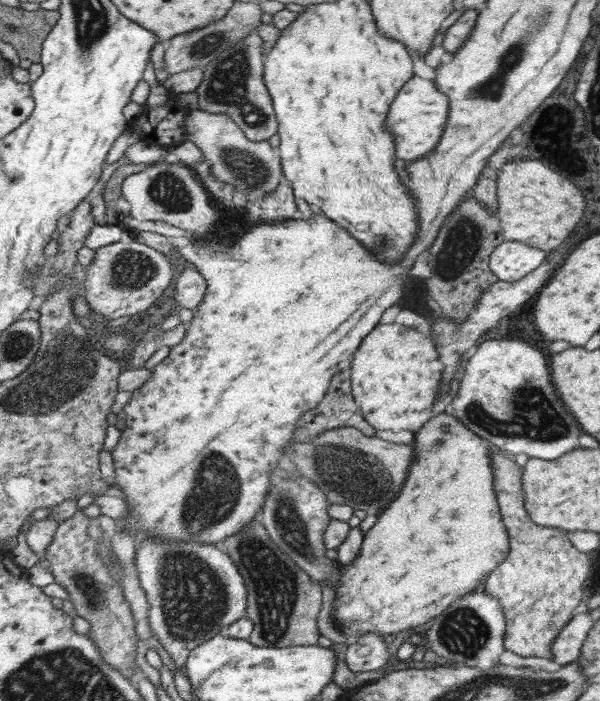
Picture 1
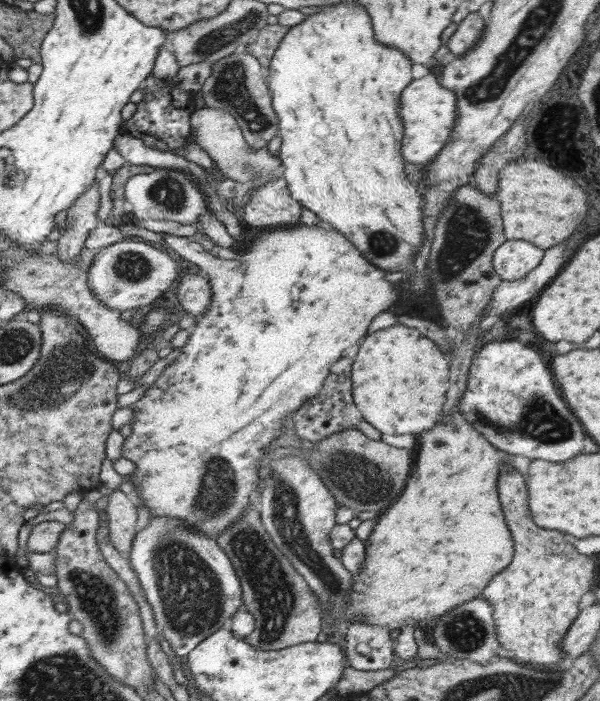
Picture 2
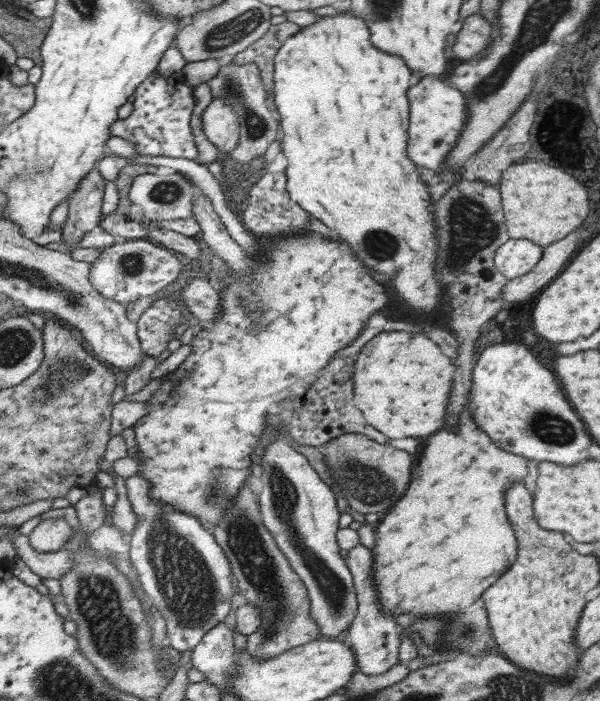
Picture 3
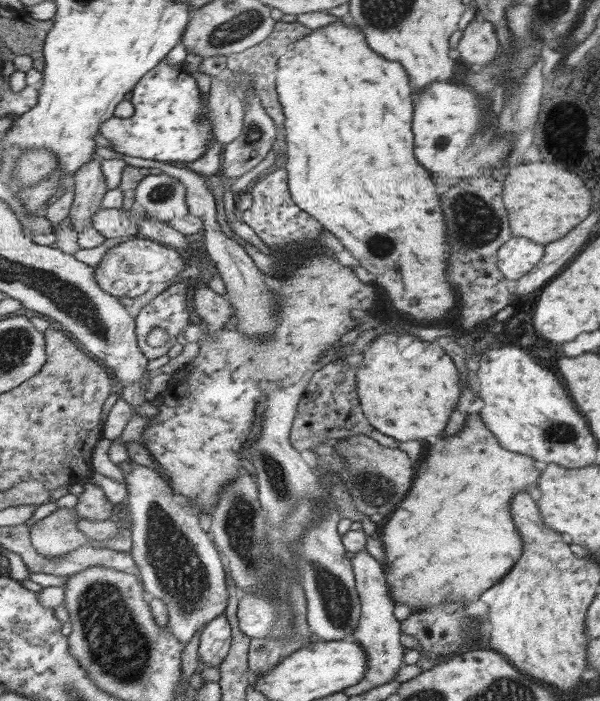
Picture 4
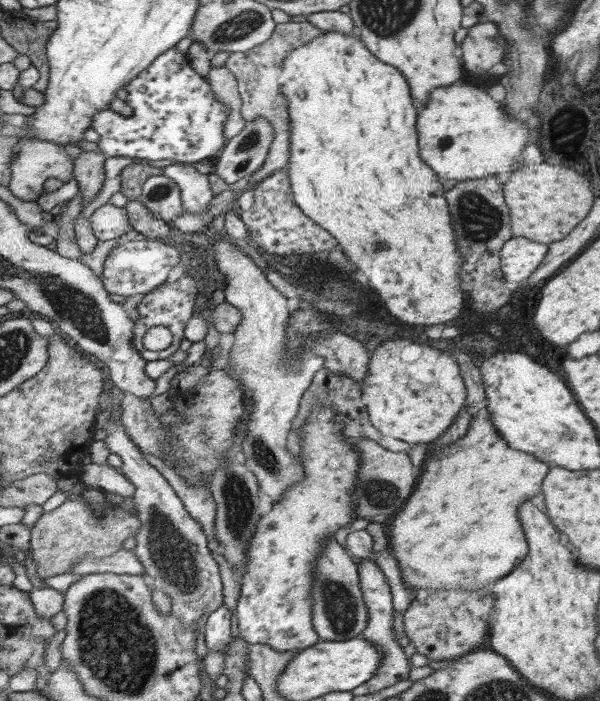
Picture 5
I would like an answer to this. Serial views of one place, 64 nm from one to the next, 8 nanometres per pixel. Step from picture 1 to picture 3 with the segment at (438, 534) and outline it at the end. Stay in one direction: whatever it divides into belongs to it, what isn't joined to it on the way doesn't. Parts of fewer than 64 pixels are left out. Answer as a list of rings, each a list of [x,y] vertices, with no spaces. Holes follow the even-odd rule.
[[[467,410],[459,414],[455,428],[443,426],[425,440],[415,464],[415,482],[409,484],[403,498],[375,528],[377,542],[371,550],[373,588],[377,590],[377,602],[385,614],[393,616],[393,620],[399,614],[425,618],[469,608],[503,572],[509,570],[517,558],[517,542],[505,514],[505,490],[527,476],[527,462],[529,460],[525,458],[499,450],[491,438],[473,424]]]

